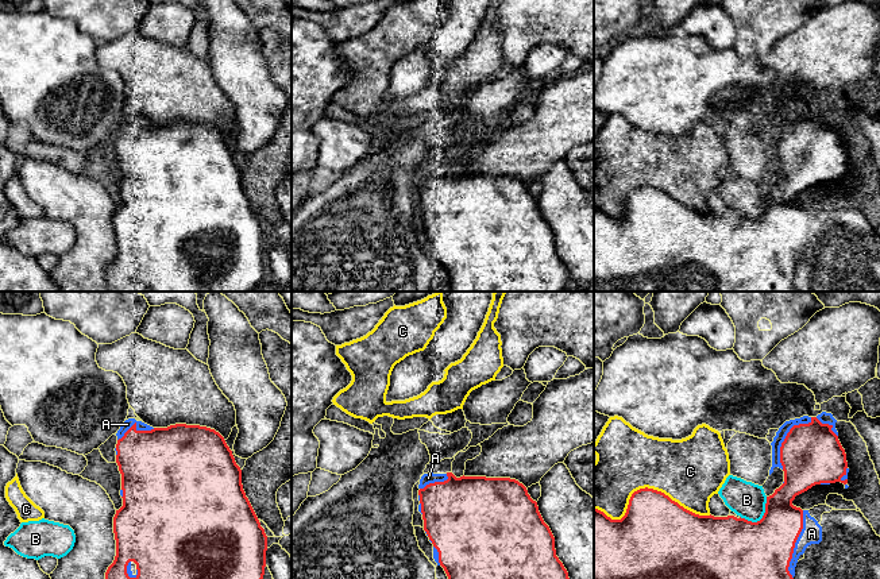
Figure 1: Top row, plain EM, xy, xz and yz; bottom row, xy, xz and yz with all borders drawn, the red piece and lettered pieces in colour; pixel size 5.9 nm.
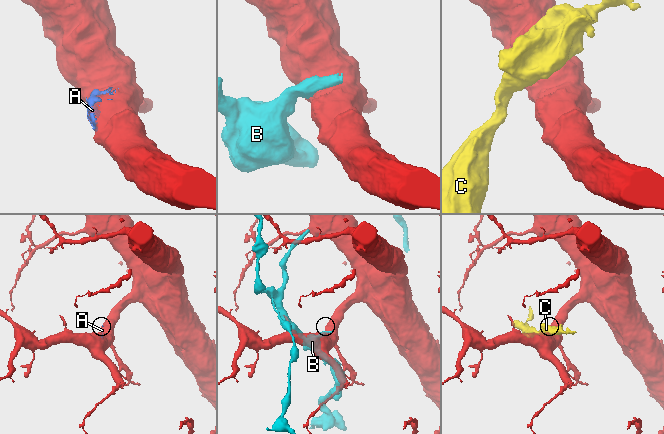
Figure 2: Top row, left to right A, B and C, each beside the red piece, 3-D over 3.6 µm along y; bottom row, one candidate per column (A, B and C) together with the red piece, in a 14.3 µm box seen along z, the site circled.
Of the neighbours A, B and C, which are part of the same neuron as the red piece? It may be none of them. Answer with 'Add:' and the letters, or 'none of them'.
Add: A

